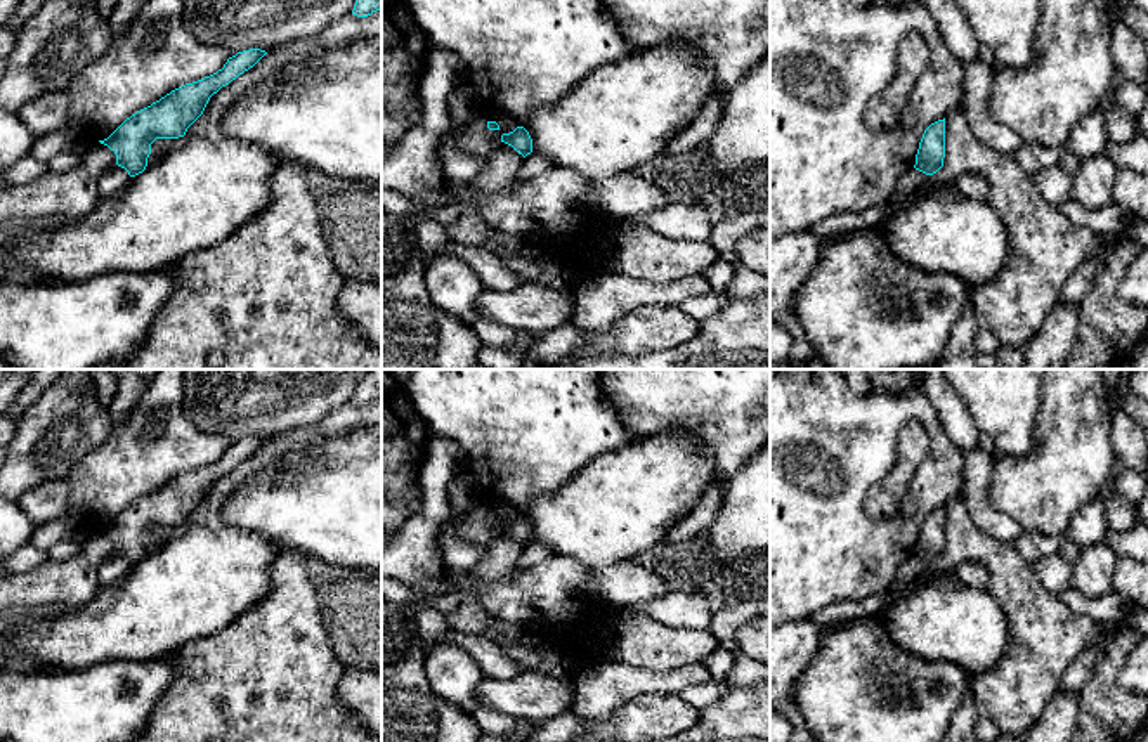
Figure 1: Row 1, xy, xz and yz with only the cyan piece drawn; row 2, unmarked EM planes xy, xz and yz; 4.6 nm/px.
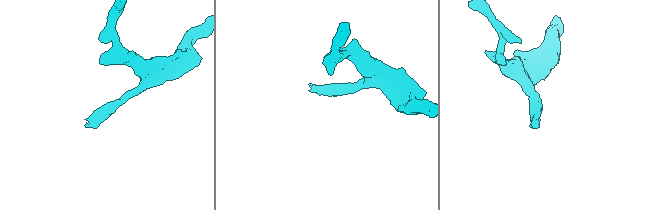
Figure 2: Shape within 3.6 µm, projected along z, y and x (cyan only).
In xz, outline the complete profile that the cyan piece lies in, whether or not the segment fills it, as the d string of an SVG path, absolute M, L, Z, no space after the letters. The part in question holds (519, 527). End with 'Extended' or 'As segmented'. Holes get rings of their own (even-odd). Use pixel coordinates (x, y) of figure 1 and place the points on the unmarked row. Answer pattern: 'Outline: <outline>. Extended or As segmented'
Outline: M480 501L466 515L449 524L451 530L463 541L486 546L501 530L512 534L524 546L532 541L532 527L524 515L517 515L510 522L503 522L496 510L487 510Z. Extended

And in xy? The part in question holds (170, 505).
Outline: M260 437L238 440L217 461L186 472L137 499L108 527L92 530L82 539L82 553L71 560L49 560L23 574L0 570L0 612L17 605L62 605L75 610L88 603L99 589L97 569L108 556L118 553L130 565L142 562L156 527L184 525L203 503L210 485L253 456L265 442Z. Extended

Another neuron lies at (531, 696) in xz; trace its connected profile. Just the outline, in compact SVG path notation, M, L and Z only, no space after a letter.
M520 671L508 680L484 676L475 690L473 704L541 723L571 711L574 687L574 678L558 681L531 671Z

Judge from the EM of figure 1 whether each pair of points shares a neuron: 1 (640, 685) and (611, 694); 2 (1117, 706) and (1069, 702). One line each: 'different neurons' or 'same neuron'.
1: same neuron
2: different neurons

